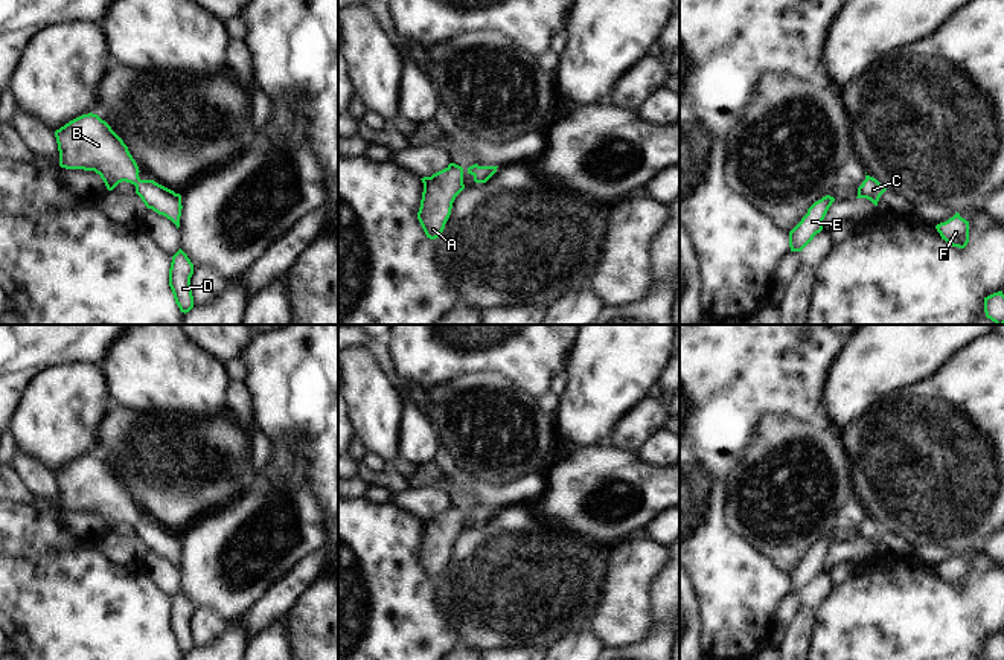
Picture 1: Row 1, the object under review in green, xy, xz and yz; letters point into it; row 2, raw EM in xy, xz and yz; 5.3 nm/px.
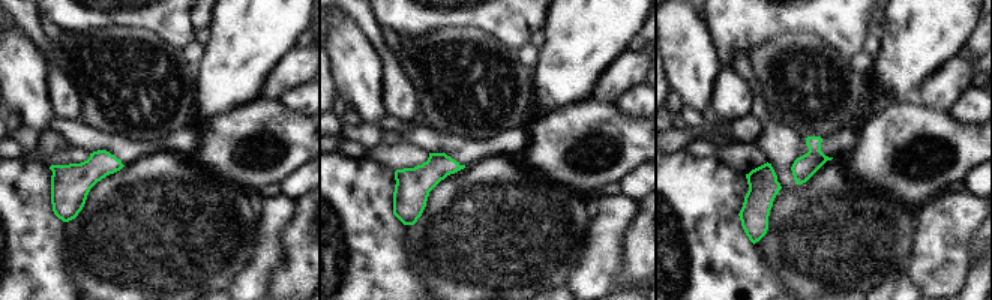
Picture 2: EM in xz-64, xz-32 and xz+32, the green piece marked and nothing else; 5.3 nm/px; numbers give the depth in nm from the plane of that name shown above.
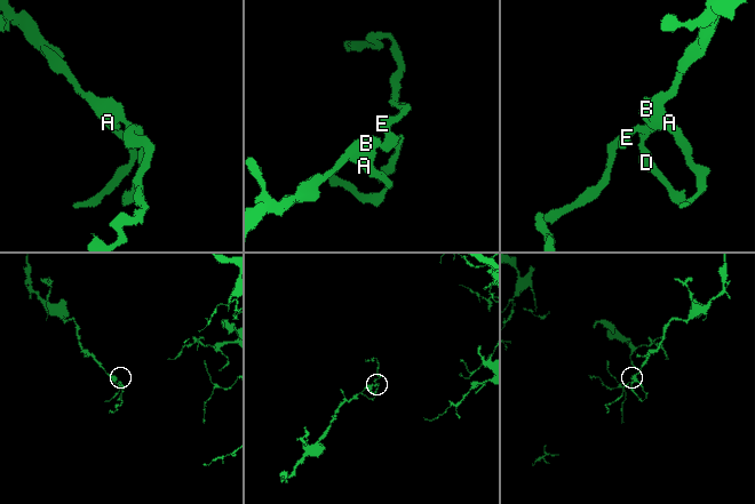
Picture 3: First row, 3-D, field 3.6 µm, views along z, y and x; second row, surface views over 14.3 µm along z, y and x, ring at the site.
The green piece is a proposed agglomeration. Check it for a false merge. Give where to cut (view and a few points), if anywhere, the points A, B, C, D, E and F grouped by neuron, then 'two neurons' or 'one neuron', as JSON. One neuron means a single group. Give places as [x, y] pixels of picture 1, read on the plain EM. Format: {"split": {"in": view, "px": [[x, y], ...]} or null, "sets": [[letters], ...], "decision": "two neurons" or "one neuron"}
{"split": null, "sets": [["A", "B", "C", "D", "E", "F"]], "decision": "one neuron"}

